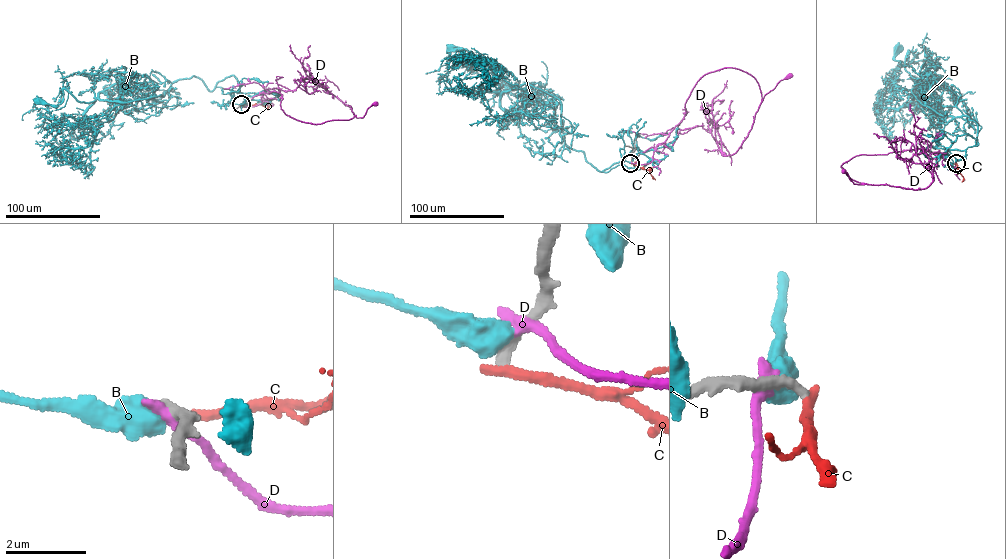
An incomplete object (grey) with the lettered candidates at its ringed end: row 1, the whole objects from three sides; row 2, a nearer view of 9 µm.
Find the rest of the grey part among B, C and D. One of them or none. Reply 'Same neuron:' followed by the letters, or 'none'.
Same neuron: none

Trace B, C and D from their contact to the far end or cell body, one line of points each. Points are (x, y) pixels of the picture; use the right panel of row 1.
B: (956, 163), (948, 149), (978, 145), (978, 127), (922, 105), (912, 90), (927, 83), (896, 48)
C: (956, 163), (962, 181)
D: (955, 163), (953, 169), (940, 154), (919, 149), (857, 155), (841, 165), (867, 184), (854, 184), (843, 171)

